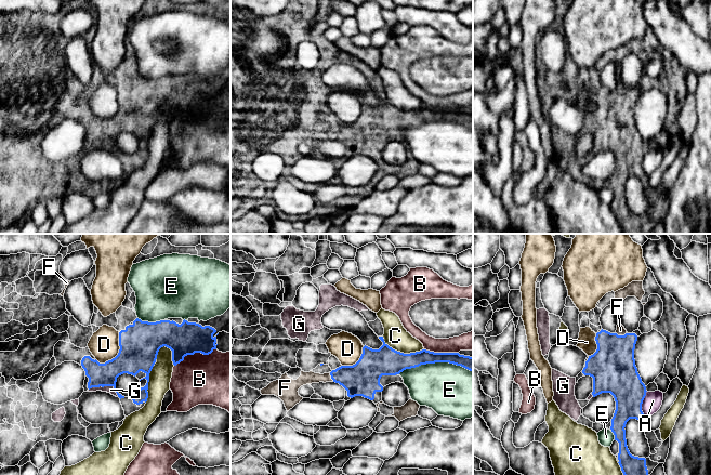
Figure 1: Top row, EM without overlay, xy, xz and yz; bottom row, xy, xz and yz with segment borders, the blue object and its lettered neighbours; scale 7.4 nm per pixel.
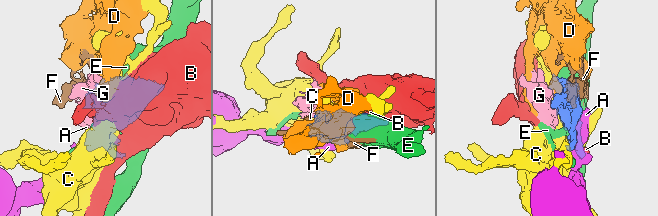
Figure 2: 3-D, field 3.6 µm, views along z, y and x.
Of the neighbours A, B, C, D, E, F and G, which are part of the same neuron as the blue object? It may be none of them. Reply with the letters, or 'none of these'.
F, G

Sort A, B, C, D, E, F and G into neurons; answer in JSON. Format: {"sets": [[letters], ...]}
{"sets": [["A"], ["B"], ["C"], ["D"], ["E"], ["F", "G"]]}

